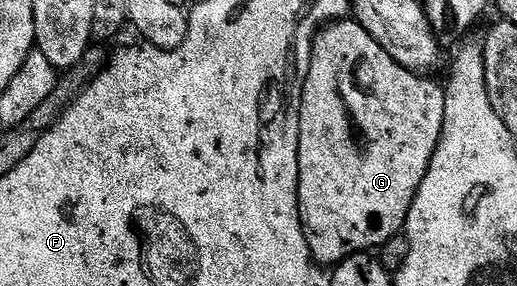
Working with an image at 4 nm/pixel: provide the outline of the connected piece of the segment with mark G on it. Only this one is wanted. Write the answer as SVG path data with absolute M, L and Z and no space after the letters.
M337 20L328 23L317 33L312 41L312 59L308 75L300 90L300 151L298 152L298 164L300 165L300 183L298 184L298 196L300 197L300 223L304 229L306 244L312 253L313 263L320 262L327 268L335 267L343 258L349 258L357 252L372 252L386 244L386 240L397 237L405 229L408 221L408 213L414 204L414 196L430 168L430 160L438 148L438 140L442 132L442 124L446 116L446 100L444 99L445 87L435 82L435 77L415 74L402 64L398 64L354 20Z

